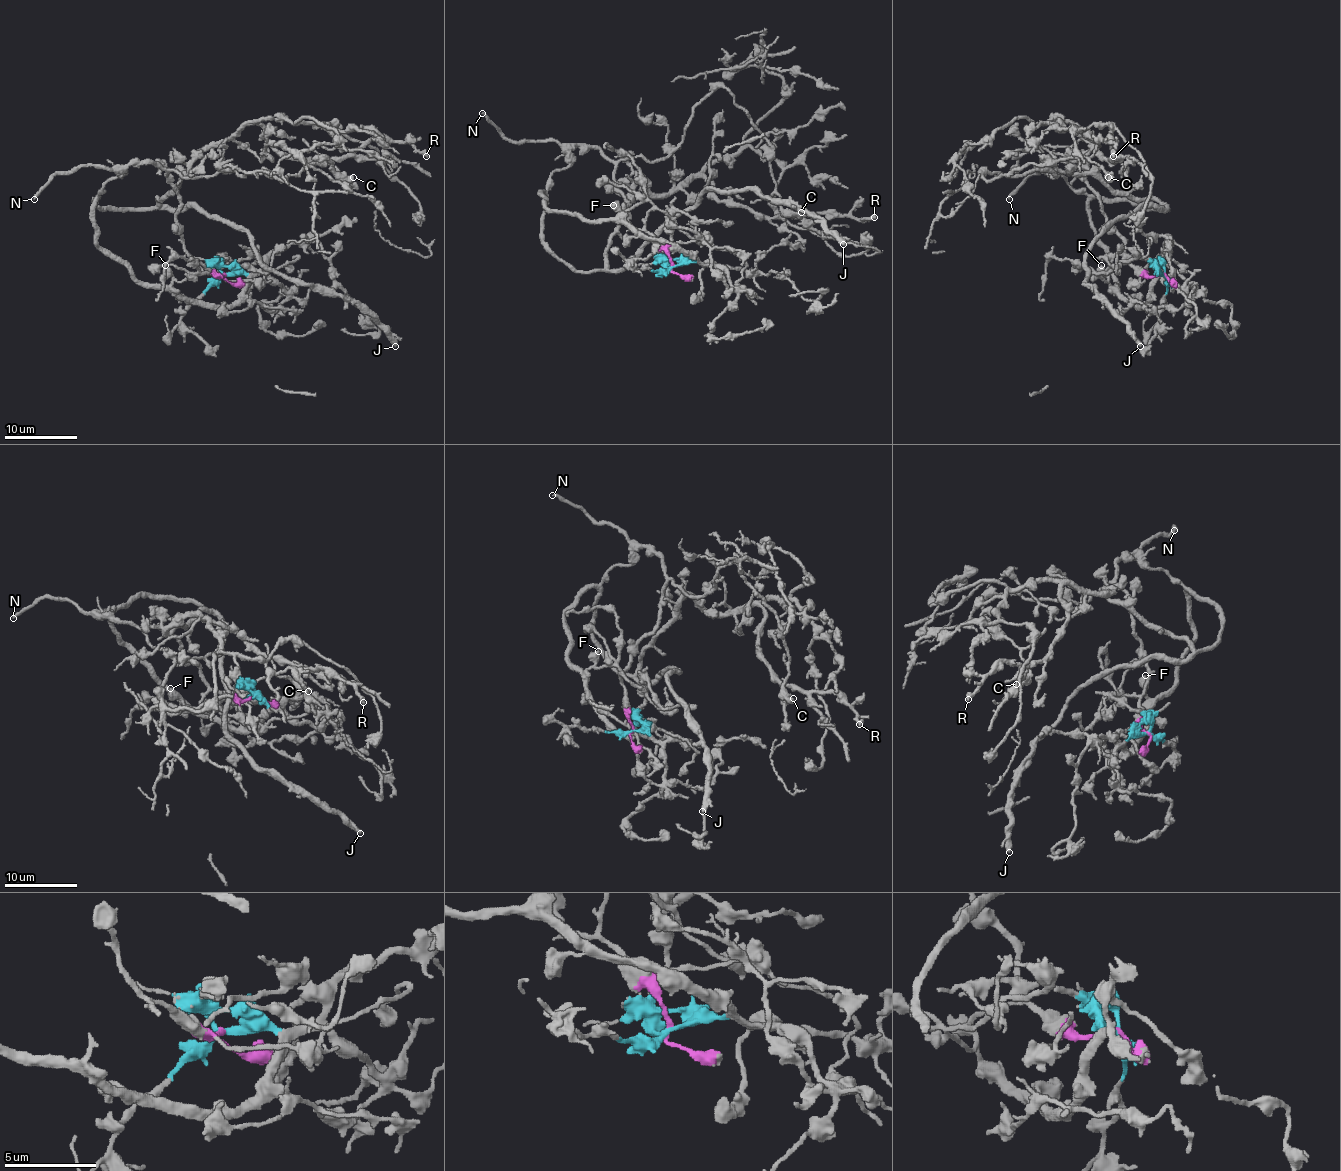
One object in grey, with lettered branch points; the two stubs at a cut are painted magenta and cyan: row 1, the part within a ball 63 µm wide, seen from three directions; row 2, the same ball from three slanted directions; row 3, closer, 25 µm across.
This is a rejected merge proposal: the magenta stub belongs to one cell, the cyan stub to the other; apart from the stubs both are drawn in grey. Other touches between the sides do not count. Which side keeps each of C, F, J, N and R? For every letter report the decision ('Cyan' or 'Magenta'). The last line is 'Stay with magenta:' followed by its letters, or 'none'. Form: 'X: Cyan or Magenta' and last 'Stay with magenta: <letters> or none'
C: Magenta
F: Cyan
J: Cyan
N: Magenta
R: Cyan
Stay with magenta: C, N

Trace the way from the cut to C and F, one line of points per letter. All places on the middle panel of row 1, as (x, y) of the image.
C: (671, 268), (631, 228), (615, 169), (664, 158), (717, 87), (767, 140), (785, 212), (801, 212)
F: (671, 268), (695, 259), (679, 248), (644, 239), (613, 204)

